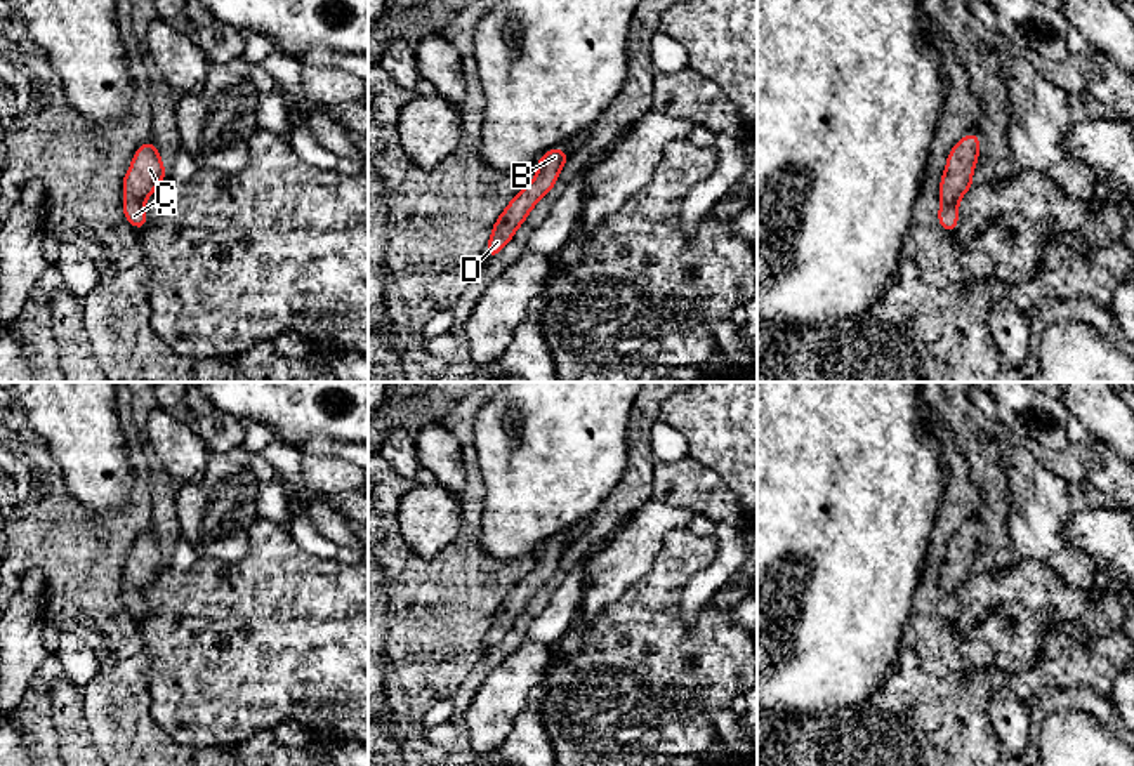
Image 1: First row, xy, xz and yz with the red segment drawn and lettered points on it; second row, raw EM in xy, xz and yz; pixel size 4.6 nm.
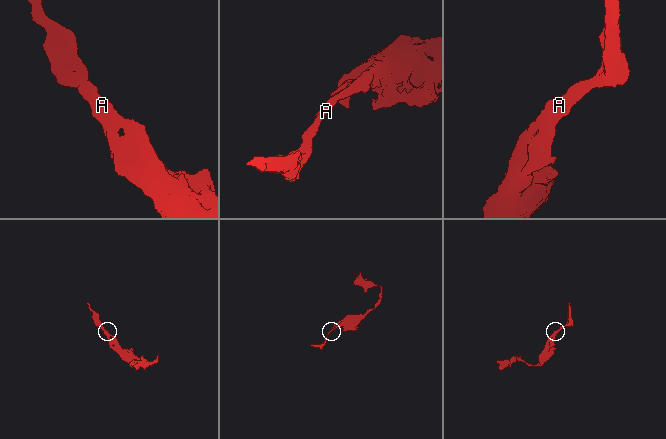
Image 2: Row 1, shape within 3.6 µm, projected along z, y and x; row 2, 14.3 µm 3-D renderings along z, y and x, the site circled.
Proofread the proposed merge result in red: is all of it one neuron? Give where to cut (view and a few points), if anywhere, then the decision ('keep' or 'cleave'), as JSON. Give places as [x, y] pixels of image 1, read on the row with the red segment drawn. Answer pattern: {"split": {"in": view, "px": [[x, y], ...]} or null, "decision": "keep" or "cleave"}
{"split": null, "decision": "keep"}

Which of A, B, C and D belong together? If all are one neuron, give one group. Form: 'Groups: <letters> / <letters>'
Groups: A B C D

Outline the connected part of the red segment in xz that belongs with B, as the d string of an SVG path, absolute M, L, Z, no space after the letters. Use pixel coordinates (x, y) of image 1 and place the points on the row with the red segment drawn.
M552 148L538 158L535 179L511 200L511 203L493 224L491 236L486 245L486 259L502 252L537 201L554 188L568 156L570 155L566 151Z

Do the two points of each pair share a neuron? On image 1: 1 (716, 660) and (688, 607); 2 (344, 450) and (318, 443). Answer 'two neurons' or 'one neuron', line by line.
1: two neurons
2: one neuron

